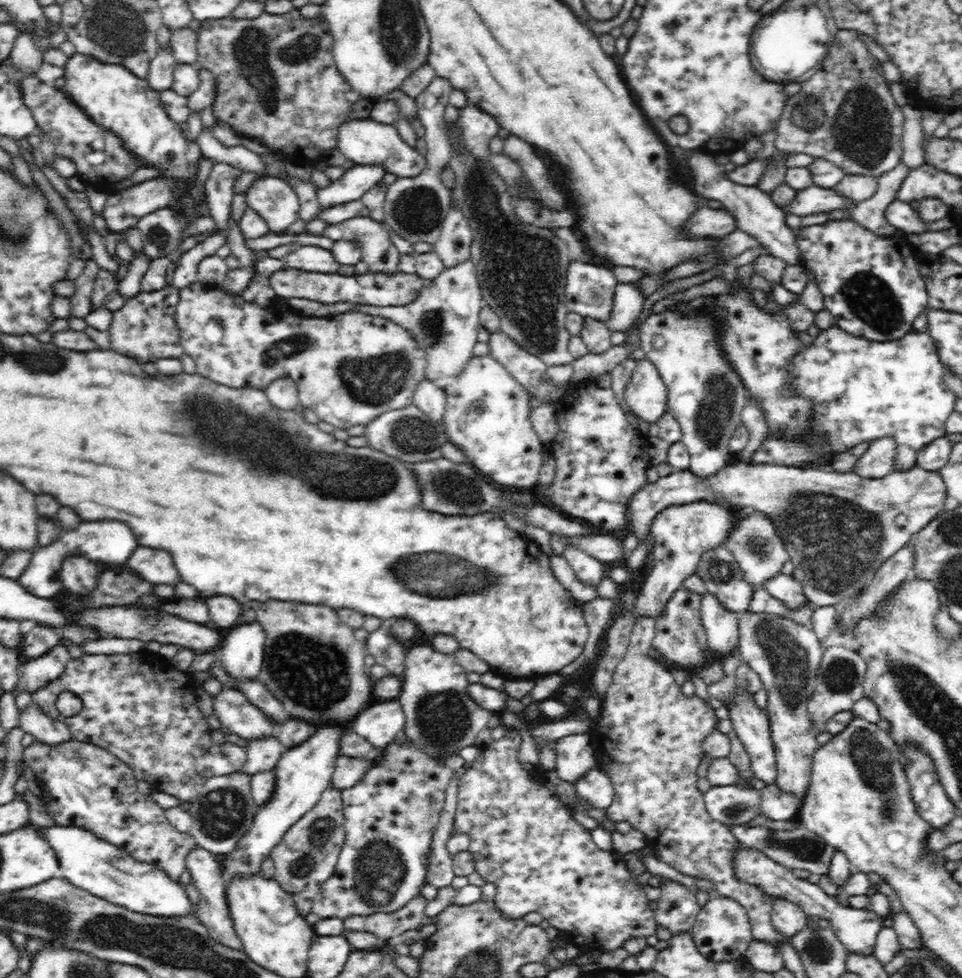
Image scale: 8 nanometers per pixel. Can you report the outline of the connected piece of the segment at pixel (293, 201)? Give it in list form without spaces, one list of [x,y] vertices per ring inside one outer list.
[[[257,178],[244,194],[248,206],[268,223],[272,232],[286,231],[299,218],[298,195],[283,178]]]

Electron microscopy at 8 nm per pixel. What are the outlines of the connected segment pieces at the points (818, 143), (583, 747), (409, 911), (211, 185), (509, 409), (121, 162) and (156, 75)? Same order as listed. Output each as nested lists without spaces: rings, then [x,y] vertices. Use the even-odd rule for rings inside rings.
[[[856,29],[839,30],[818,67],[800,80],[801,90],[789,98],[775,131],[779,152],[826,159],[845,174],[880,178],[902,160],[905,121],[884,77],[881,64],[860,40]]]
[[[590,733],[568,735],[555,741],[558,776],[566,782],[576,782],[595,766],[594,748],[590,746]]]
[[[421,894],[412,898],[404,908],[394,912],[378,912],[373,916],[350,916],[343,920],[343,931],[358,933],[366,932],[383,941],[390,940],[409,930],[418,931],[424,920],[424,908],[428,900]]]
[[[215,162],[205,181],[205,201],[216,229],[226,236],[231,217],[232,187],[242,170],[237,166]]]
[[[491,355],[472,356],[466,365],[444,385],[446,410],[442,423],[451,443],[456,445],[468,462],[482,474],[490,476],[494,482],[508,489],[533,490],[536,488],[542,469],[542,448],[537,432],[530,420],[530,402],[527,390],[512,378],[512,375]]]
[[[36,75],[24,76],[20,82],[22,97],[26,107],[32,111],[37,122],[38,130],[48,135],[55,146],[55,154],[70,158],[76,165],[78,175],[86,180],[89,178],[108,178],[108,180],[119,180],[124,176],[130,176],[141,166],[141,161],[125,148],[124,141],[116,133],[102,128],[89,116],[86,116],[76,104],[74,104],[65,92],[54,87],[52,84],[42,82]],[[90,152],[104,154],[100,164],[91,164],[88,160]]]
[[[155,46],[154,56],[149,64],[149,74],[147,80],[150,88],[158,93],[172,90],[172,82],[174,82],[174,66],[177,62],[171,53],[171,48],[166,47],[160,49]]]

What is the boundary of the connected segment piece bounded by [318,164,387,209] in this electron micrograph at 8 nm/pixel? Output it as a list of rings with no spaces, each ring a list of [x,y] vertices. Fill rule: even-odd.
[[[378,164],[354,165],[337,180],[332,181],[322,188],[318,189],[318,196],[322,196],[323,208],[346,204],[348,201],[358,200],[367,190],[378,185],[378,182],[384,178],[386,167],[380,167]]]

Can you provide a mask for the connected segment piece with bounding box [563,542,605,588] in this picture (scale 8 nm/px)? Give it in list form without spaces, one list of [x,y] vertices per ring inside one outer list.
[[[566,544],[563,556],[568,564],[573,568],[576,577],[584,584],[594,585],[598,588],[601,581],[605,578],[604,565],[593,556],[585,553],[573,544]]]

